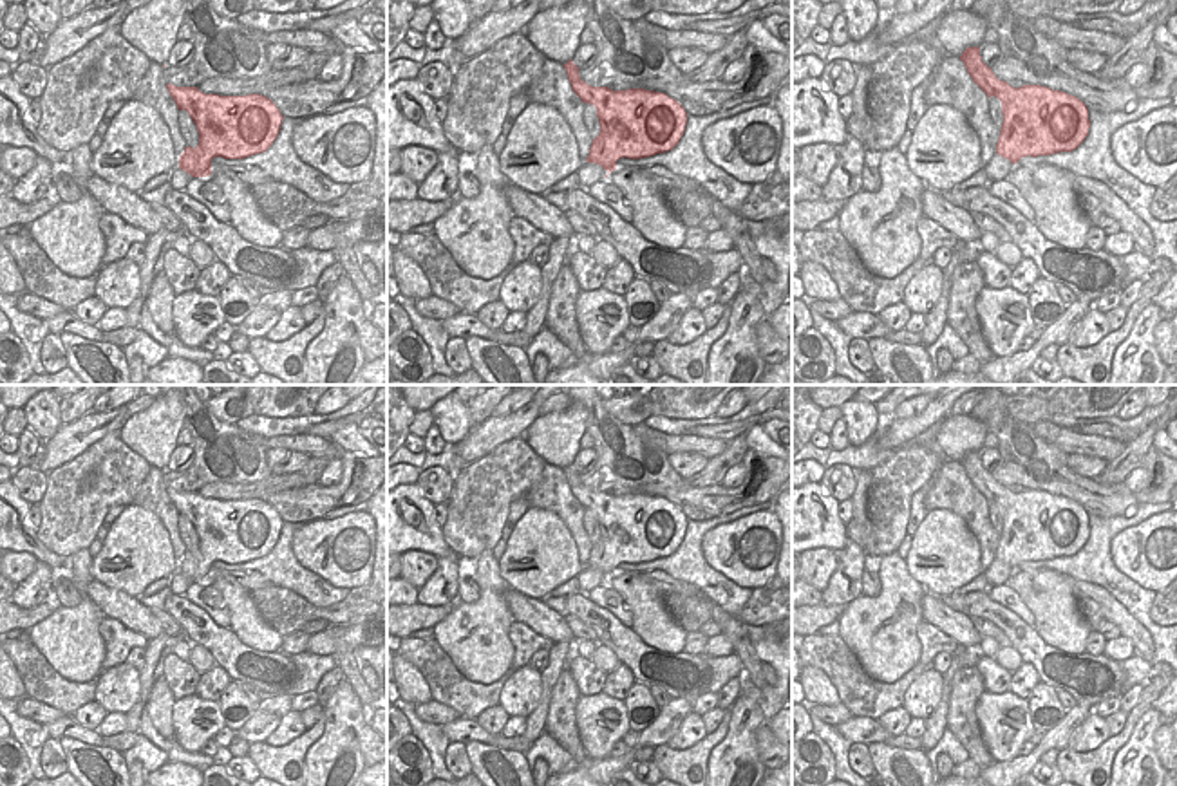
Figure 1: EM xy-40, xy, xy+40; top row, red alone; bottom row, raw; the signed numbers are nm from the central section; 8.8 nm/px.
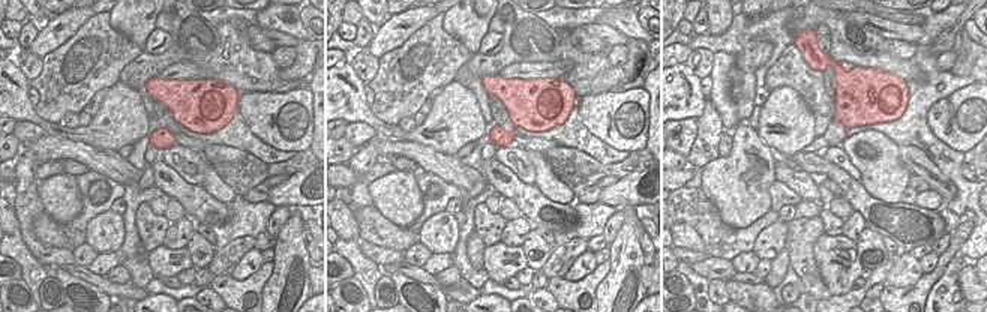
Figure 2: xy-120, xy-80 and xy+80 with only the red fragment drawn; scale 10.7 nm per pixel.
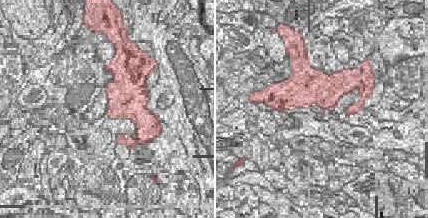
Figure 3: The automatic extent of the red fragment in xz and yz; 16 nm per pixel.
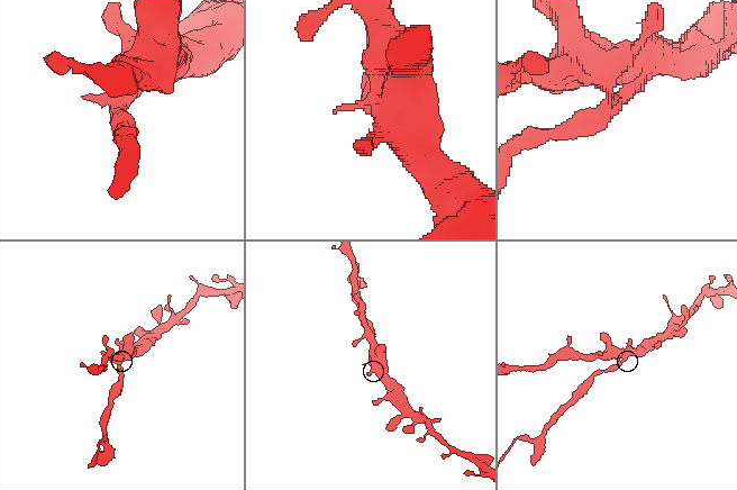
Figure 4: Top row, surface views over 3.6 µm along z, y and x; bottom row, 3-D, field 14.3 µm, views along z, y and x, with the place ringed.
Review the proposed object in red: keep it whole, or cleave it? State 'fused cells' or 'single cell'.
single cell

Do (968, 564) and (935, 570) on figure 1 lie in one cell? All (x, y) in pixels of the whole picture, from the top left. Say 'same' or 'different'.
same

